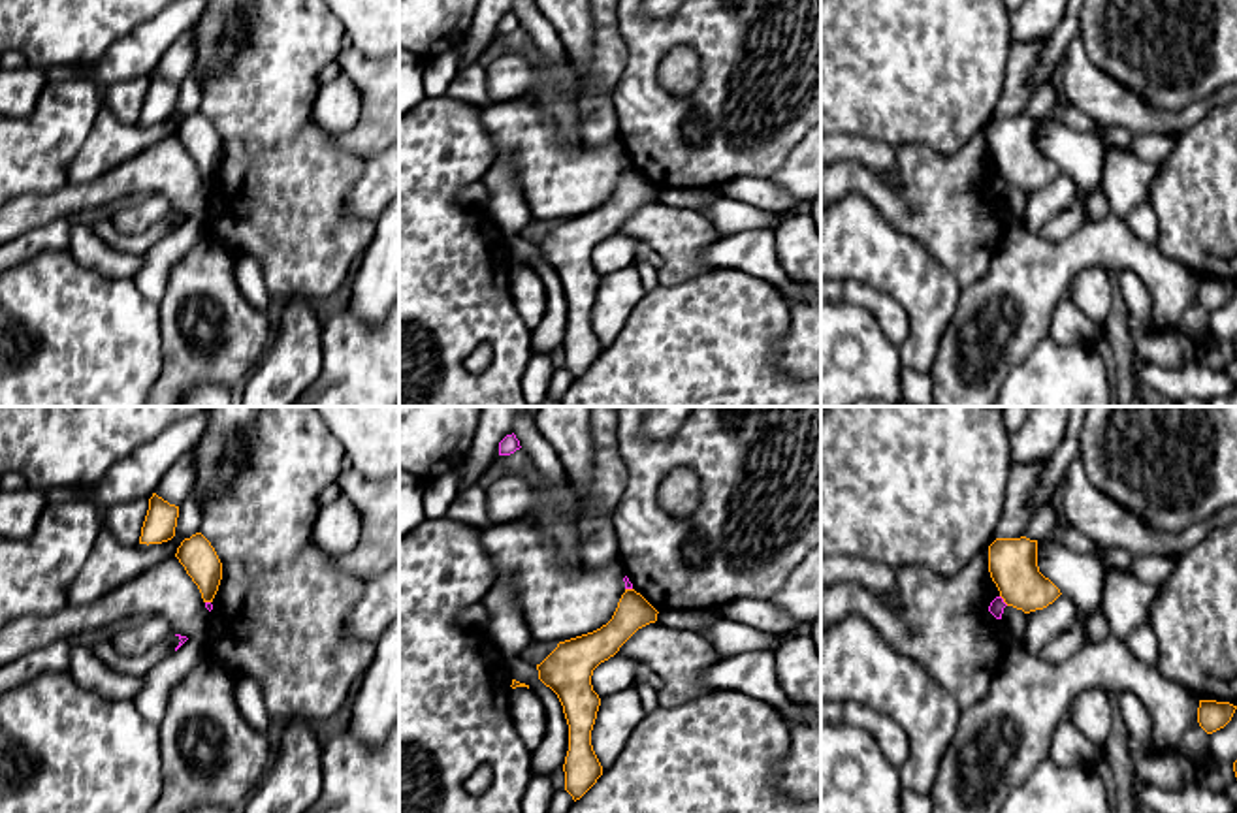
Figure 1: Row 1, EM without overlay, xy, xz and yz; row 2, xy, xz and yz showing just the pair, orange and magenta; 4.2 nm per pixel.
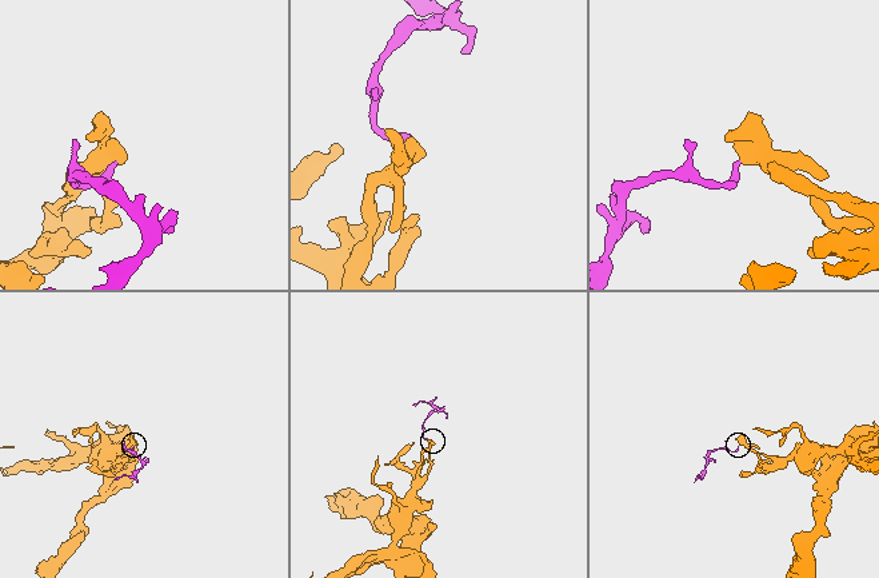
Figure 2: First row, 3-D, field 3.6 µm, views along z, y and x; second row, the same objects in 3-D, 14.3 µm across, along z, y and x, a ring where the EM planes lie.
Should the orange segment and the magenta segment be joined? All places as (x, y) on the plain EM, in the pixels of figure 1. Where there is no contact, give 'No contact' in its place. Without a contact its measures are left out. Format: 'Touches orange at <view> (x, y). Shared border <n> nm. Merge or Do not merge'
Touches orange at yz (1004, 179). Shared border 60 nm. Do not merge

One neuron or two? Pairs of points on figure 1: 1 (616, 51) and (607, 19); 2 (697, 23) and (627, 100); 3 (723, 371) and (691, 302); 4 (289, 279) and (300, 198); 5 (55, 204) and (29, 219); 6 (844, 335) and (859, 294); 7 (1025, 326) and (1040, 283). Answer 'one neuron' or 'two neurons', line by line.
1: one neuron
2: one neuron
3: one neuron
4: one neuron
5: one neuron
6: two neurons
7: one neuron

